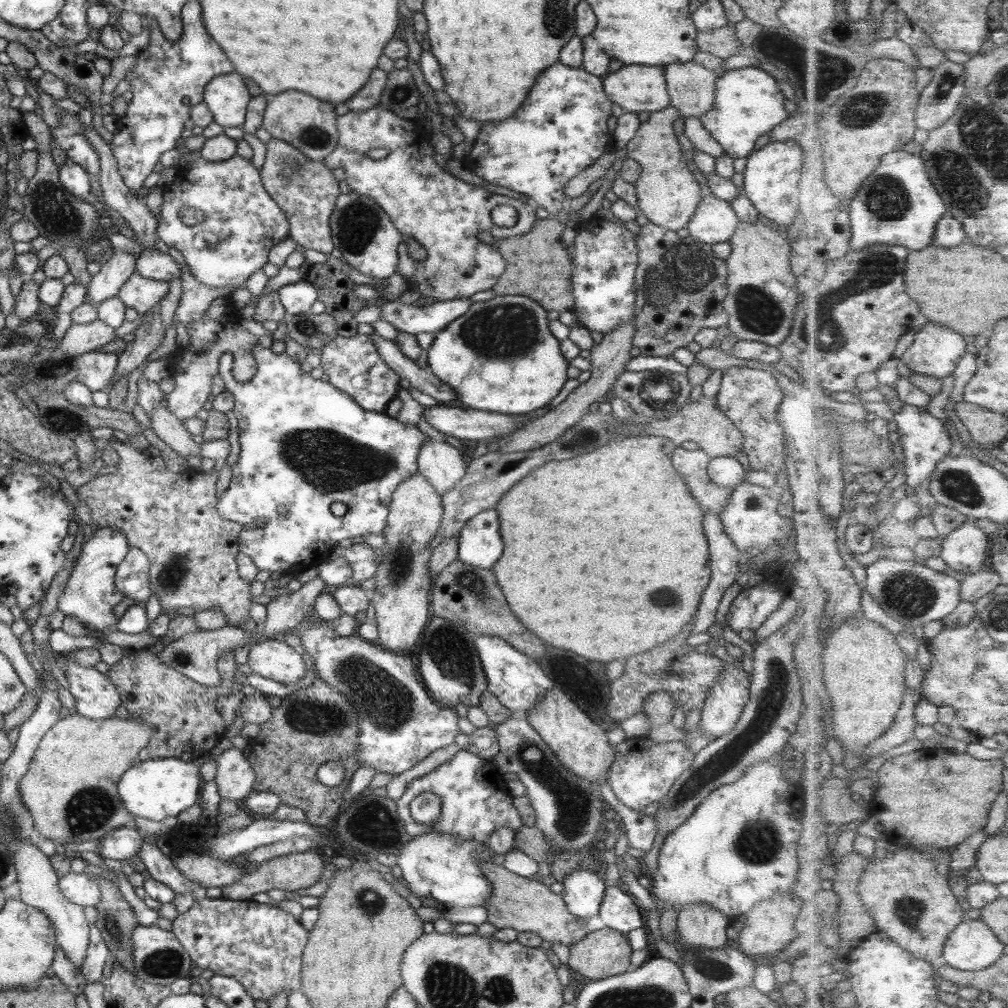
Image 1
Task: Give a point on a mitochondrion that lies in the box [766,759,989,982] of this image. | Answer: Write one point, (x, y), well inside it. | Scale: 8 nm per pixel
(910, 911)

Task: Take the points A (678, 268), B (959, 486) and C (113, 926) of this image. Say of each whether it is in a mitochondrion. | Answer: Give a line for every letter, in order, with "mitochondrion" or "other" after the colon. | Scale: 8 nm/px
A: mitochondrion
B: mitochondrion
C: mitochondrion

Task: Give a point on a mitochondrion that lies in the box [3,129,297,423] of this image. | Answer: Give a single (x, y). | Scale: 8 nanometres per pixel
(57, 214)

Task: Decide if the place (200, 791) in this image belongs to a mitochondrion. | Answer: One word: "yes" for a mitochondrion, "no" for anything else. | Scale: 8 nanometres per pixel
no

